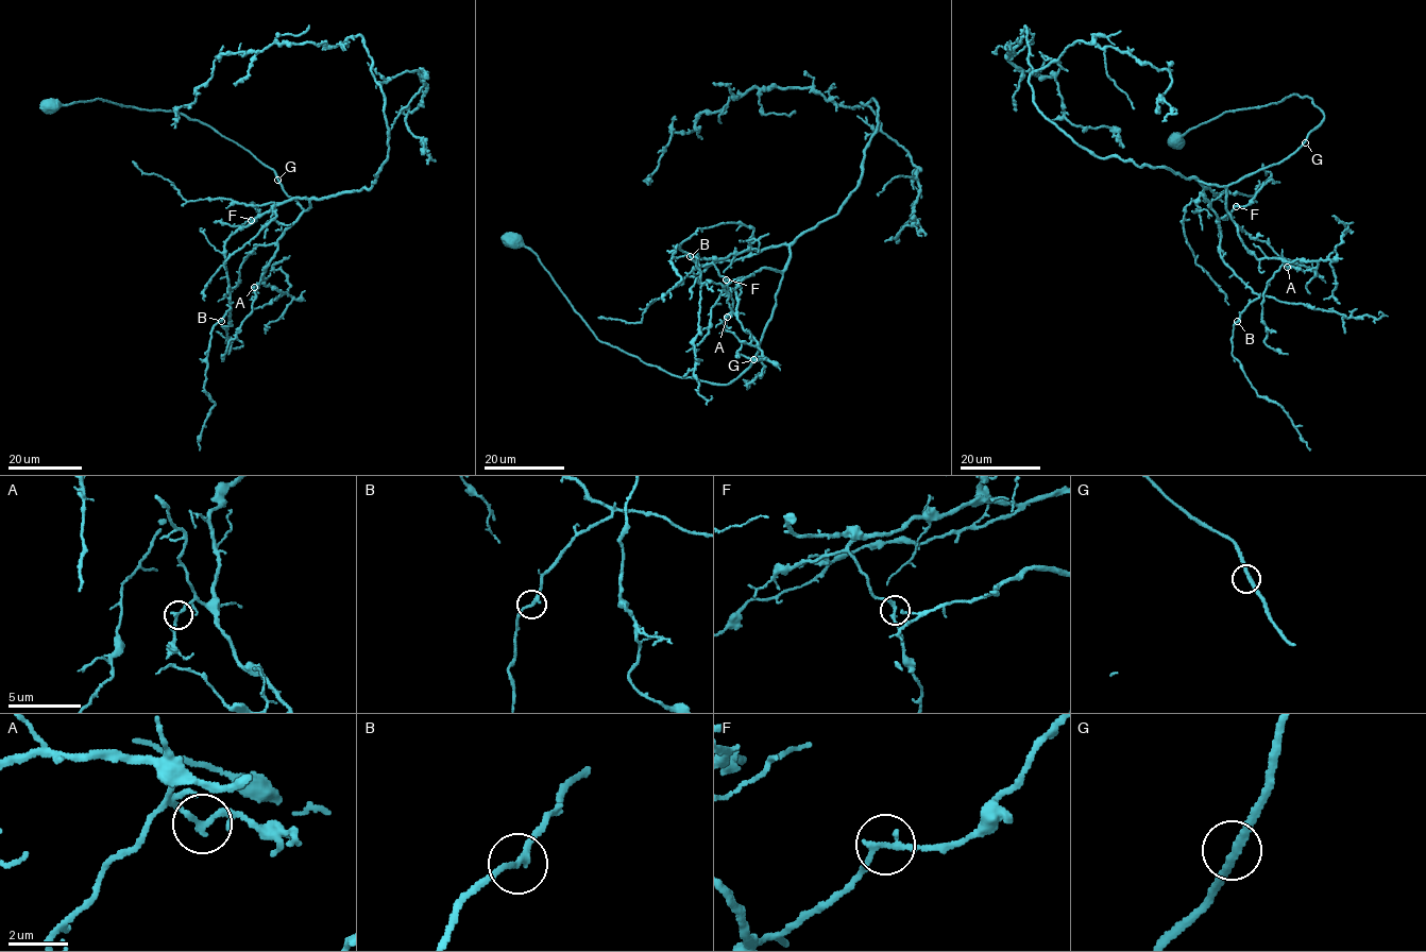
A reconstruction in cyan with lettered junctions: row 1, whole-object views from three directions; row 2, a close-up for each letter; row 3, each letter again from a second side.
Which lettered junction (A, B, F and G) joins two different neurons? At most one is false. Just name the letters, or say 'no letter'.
no letter

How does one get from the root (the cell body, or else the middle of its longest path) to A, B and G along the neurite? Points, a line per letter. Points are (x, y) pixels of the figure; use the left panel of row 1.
A: (49, 104), (96, 99), (183, 114), (274, 171), (283, 191), (304, 210), (277, 240), (264, 281), (254, 287)
B: (49, 104), (183, 114), (309, 202), (277, 204), (226, 240), (221, 321)
G: (49, 104), (67, 105), (96, 99), (146, 109), (183, 114), (248, 149), (274, 171), (277, 180)

